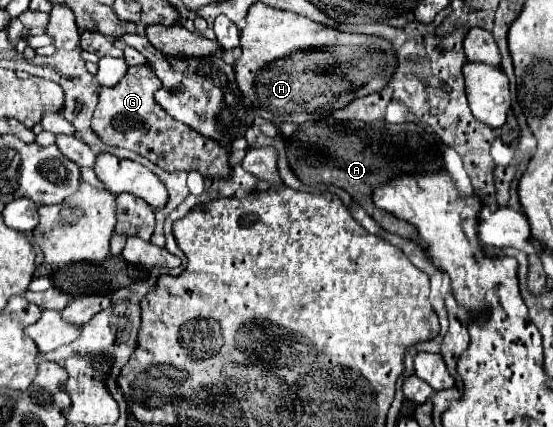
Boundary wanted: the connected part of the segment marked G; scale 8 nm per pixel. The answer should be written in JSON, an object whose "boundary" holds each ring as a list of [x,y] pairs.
{"boundary":[[[149,65],[129,67],[127,75],[117,85],[101,87],[99,105],[91,123],[93,131],[105,145],[137,151],[165,171],[197,171],[203,177],[229,179],[233,175],[229,165],[231,149],[169,117],[165,109],[161,109],[161,105],[153,99],[157,89],[161,89],[161,79]]]}

